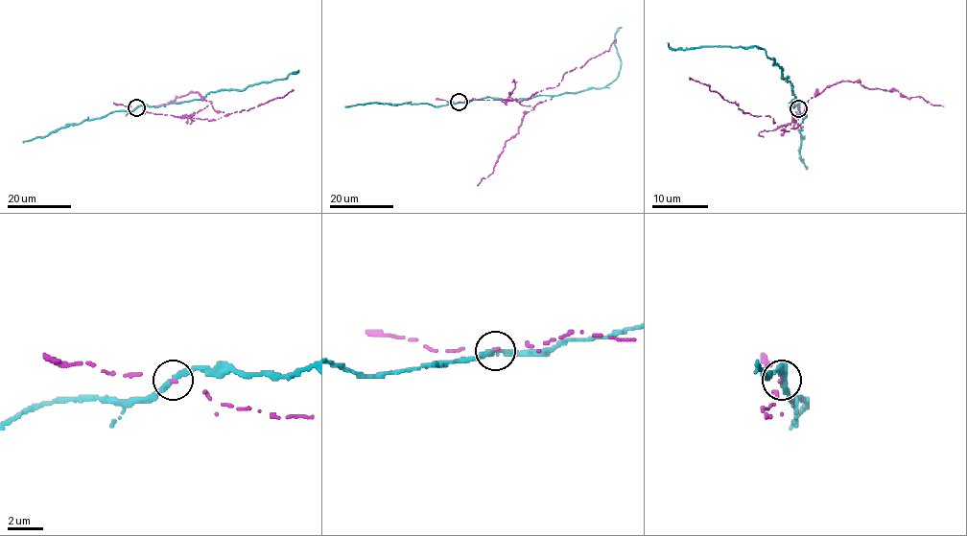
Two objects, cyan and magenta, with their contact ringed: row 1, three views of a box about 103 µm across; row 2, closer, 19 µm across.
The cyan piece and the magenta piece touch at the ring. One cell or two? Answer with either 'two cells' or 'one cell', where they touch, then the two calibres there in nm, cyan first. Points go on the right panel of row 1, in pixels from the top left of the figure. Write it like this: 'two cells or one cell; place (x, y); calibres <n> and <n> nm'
two cells; place (798, 108); calibres 320 and 160 nm

